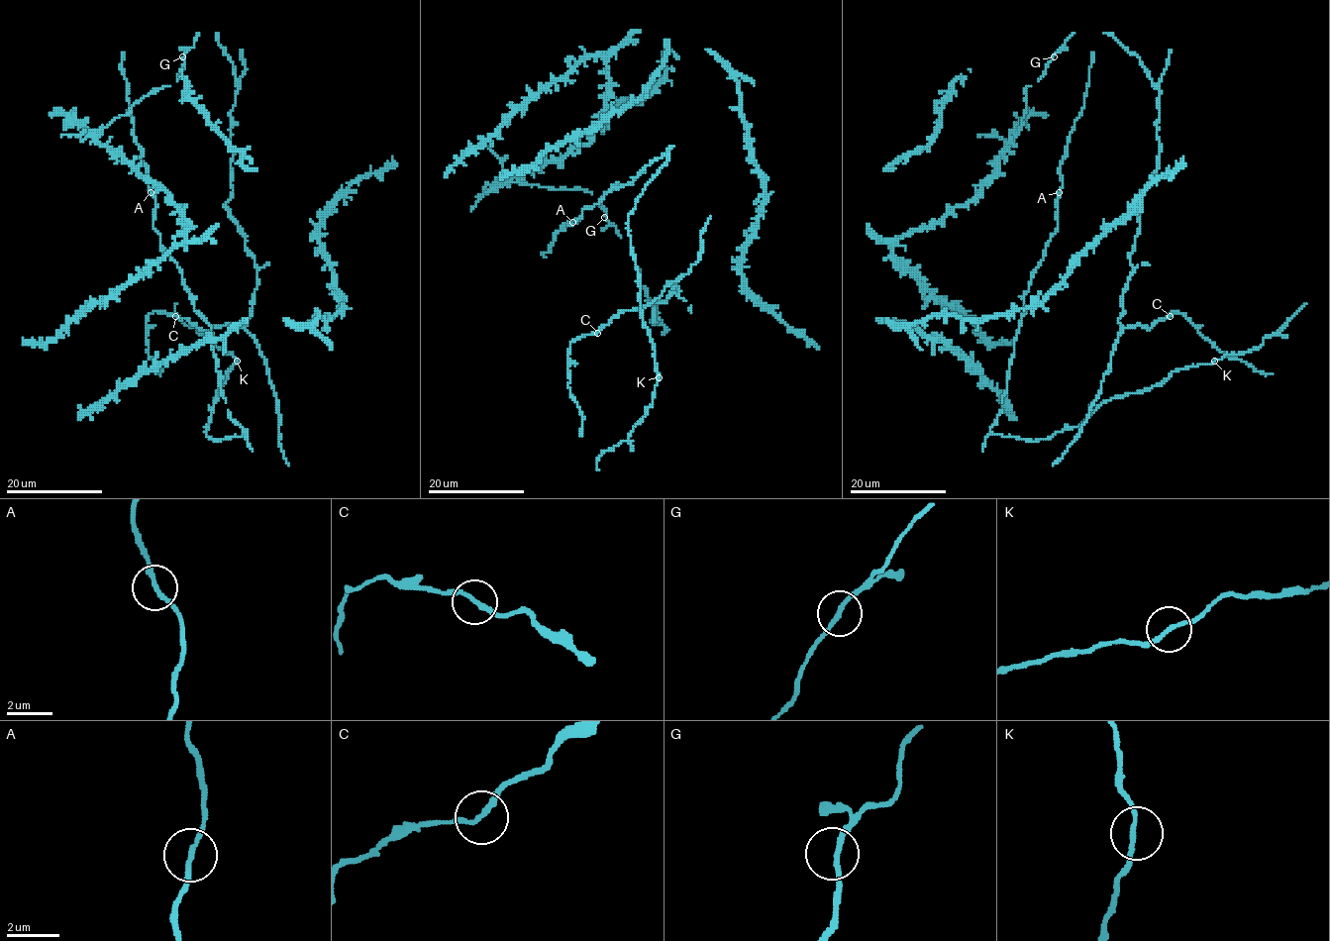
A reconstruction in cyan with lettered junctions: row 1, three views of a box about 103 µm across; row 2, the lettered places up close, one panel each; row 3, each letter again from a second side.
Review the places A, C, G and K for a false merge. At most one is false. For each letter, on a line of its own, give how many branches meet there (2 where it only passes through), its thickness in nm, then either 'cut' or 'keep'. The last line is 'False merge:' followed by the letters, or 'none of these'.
A: branches 2; calibre 190 nm; keep
C: branches 2; calibre 190 nm; keep
G: branches 2; calibre 180 nm; keep
K: branches 2; calibre 170 nm; keep
False merge: none of these

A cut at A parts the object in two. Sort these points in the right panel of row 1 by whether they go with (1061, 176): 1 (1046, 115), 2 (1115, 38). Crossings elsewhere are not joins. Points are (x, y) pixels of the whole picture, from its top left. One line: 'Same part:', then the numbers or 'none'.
Same part: none

